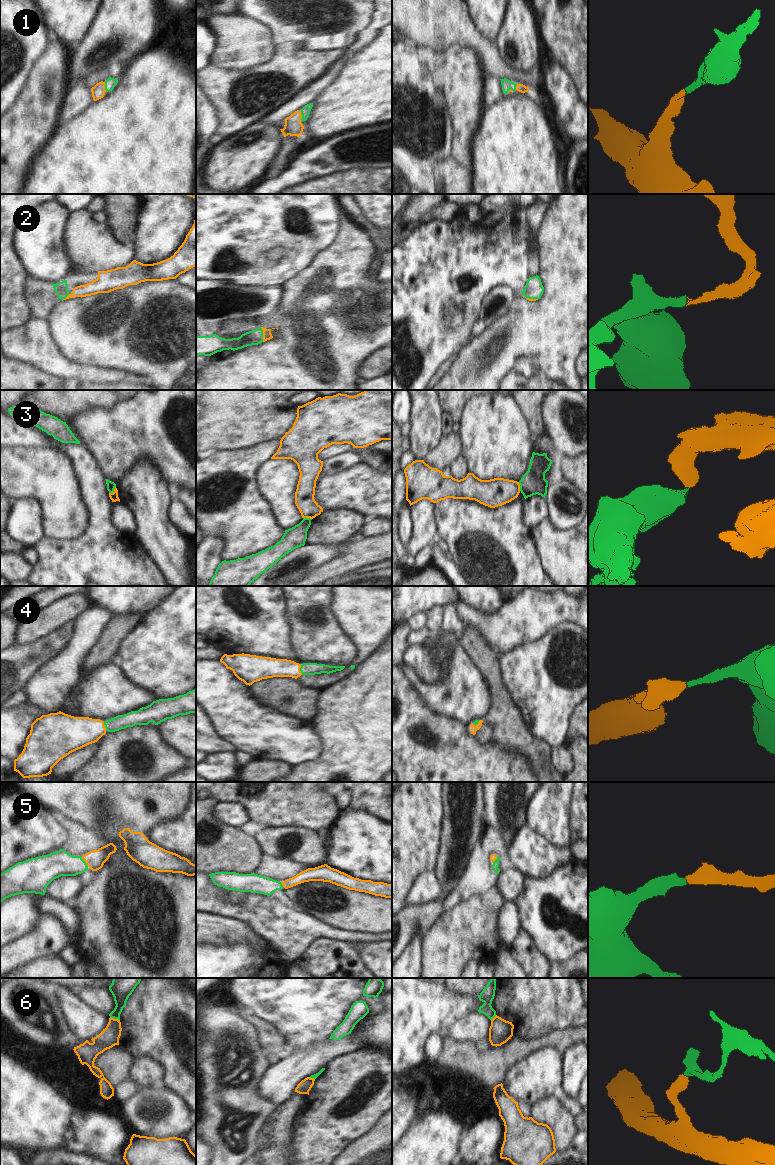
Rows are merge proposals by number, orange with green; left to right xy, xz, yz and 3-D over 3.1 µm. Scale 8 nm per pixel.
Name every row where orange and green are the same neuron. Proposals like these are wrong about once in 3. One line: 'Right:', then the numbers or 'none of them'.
Right: 1, 2, 4, 5

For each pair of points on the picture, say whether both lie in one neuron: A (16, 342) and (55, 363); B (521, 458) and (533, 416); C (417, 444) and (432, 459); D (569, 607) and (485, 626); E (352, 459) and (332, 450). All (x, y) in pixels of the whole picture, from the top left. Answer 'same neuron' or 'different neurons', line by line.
A: same neuron
B: different neurons
C: different neurons
D: same neuron
E: different neurons

